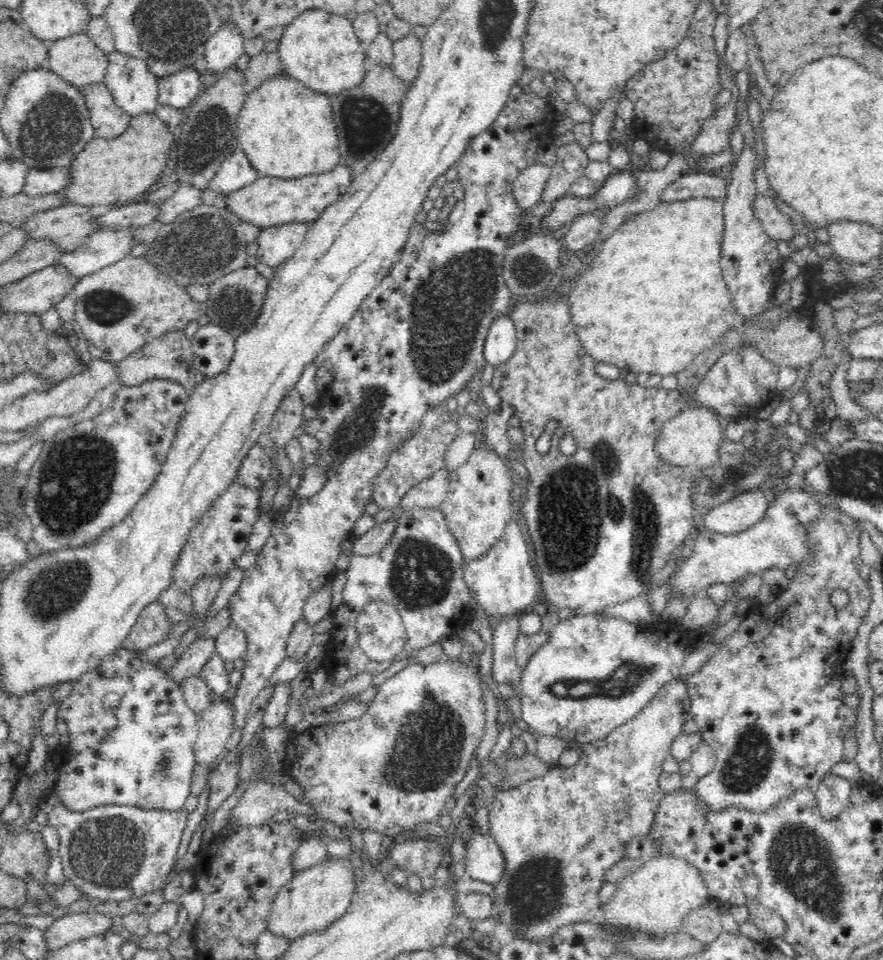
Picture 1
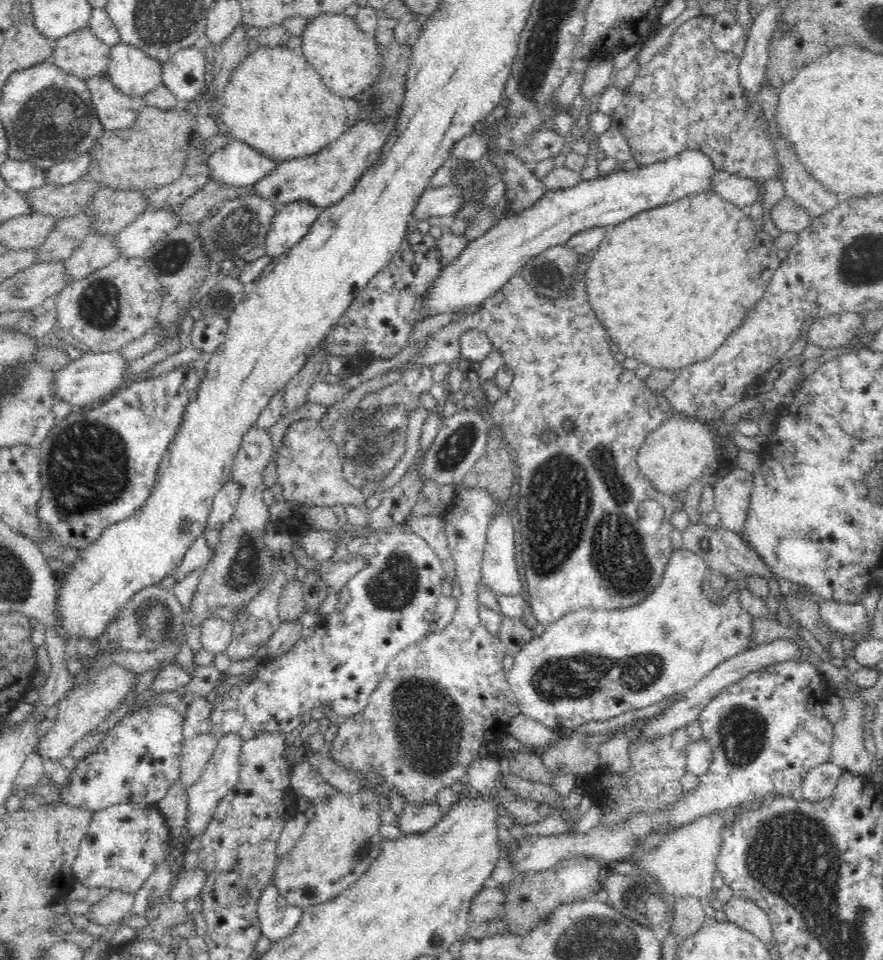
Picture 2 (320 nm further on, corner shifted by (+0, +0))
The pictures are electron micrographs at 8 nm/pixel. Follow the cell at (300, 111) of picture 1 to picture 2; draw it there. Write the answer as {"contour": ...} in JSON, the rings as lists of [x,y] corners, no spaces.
{"contour":[[[286,44],[275,47],[259,45],[233,72],[217,102],[220,119],[230,129],[229,134],[233,138],[255,148],[270,159],[282,162],[316,154],[338,140],[338,136],[342,136],[342,132],[346,130],[348,114],[344,112],[344,100],[336,94],[330,94],[330,90],[322,84],[318,72],[308,65],[301,51]]]}

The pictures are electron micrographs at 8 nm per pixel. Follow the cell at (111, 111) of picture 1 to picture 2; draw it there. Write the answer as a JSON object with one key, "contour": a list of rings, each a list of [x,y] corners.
{"contour":[[[106,73],[88,79],[87,88],[90,88],[91,103],[105,131],[131,127],[145,106],[143,98],[119,92]]]}

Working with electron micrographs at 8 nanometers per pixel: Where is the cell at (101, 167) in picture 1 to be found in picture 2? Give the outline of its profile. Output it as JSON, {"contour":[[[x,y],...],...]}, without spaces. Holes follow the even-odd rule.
{"contour":[[[185,104],[162,110],[145,105],[133,125],[126,130],[106,131],[89,151],[90,168],[85,178],[114,190],[160,189],[182,176],[184,158],[188,154],[188,140],[195,129],[196,119],[188,113]],[[110,152],[110,156],[106,156]],[[184,152],[184,158],[180,158]]]}

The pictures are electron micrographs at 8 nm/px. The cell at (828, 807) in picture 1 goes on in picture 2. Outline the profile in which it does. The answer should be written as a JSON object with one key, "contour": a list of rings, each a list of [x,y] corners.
{"contour":[[[830,762],[811,768],[801,784],[803,799],[812,802],[830,796],[843,772],[843,768]]]}

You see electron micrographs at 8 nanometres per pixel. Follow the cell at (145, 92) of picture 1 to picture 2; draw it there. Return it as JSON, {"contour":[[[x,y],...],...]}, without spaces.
{"contour":[[[120,42],[111,47],[106,74],[115,88],[127,96],[143,98],[156,90],[163,84],[162,72],[162,63],[134,45]]]}

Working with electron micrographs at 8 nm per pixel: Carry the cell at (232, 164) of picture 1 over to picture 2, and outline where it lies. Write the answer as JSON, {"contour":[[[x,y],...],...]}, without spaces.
{"contour":[[[233,138],[209,157],[210,178],[234,188],[248,188],[268,176],[280,162]]]}

